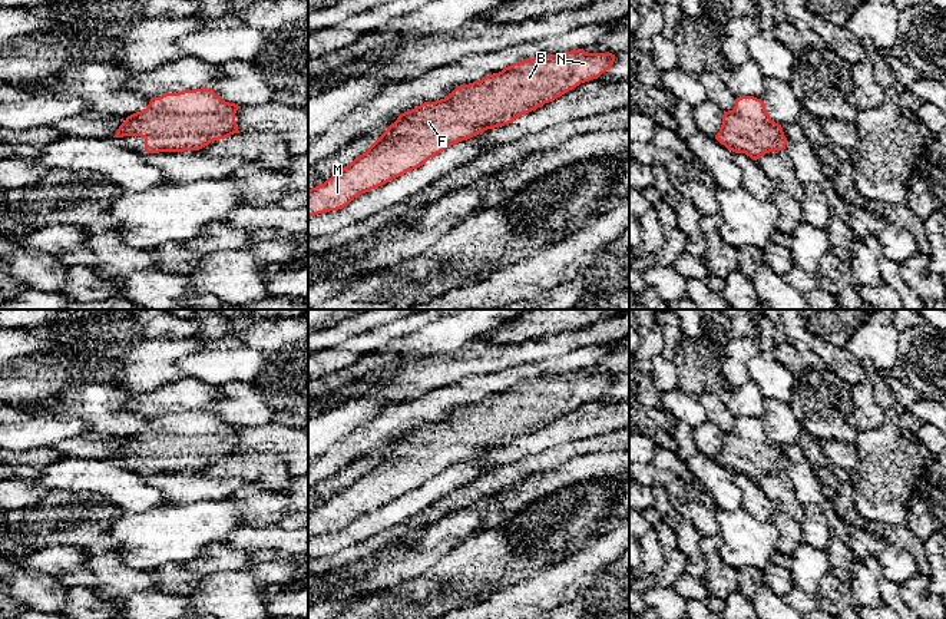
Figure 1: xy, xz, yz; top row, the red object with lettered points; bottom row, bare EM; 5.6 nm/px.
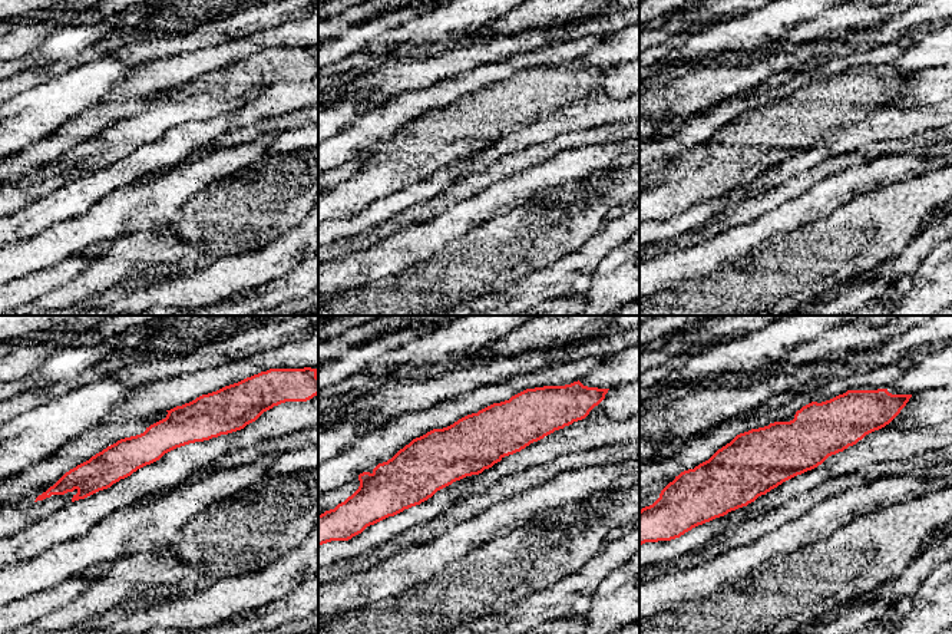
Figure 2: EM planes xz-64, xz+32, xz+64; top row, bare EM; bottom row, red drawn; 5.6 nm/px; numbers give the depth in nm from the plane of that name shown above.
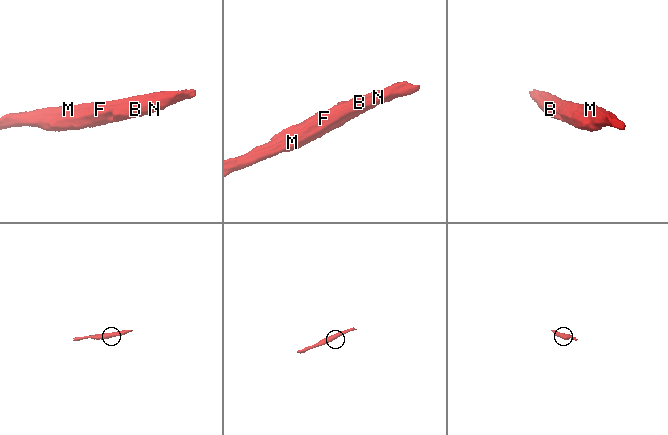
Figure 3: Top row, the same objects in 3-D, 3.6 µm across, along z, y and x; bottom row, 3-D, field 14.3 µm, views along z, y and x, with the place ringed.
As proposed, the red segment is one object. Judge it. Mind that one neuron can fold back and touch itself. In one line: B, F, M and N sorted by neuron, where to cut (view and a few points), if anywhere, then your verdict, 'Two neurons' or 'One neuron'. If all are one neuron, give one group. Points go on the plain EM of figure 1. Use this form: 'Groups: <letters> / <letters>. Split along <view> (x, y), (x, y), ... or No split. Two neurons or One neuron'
Groups: B F M N. No split. One neuron

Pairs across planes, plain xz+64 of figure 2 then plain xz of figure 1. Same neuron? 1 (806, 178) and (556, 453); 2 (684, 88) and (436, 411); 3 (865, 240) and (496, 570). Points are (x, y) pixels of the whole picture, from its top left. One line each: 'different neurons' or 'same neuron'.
1: same neuron
2: different neurons
3: same neuron

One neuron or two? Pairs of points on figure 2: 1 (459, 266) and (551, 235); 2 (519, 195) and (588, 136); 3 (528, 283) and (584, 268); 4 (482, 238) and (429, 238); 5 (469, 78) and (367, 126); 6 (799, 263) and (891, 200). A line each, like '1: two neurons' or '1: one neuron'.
1: one neuron
2: two neurons
3: one neuron
4: two neurons
5: one neuron
6: one neuron

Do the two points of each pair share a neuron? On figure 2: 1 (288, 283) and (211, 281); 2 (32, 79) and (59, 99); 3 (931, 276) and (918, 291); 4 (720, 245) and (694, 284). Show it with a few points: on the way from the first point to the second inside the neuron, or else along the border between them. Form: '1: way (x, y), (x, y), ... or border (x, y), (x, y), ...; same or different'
1: border (294, 266), (264, 283); different
2: border (65, 71), (15, 96); different
3: way (926, 280), (922, 287); same
4: border (713, 273), (704, 277), (688, 277), (667, 289); different

